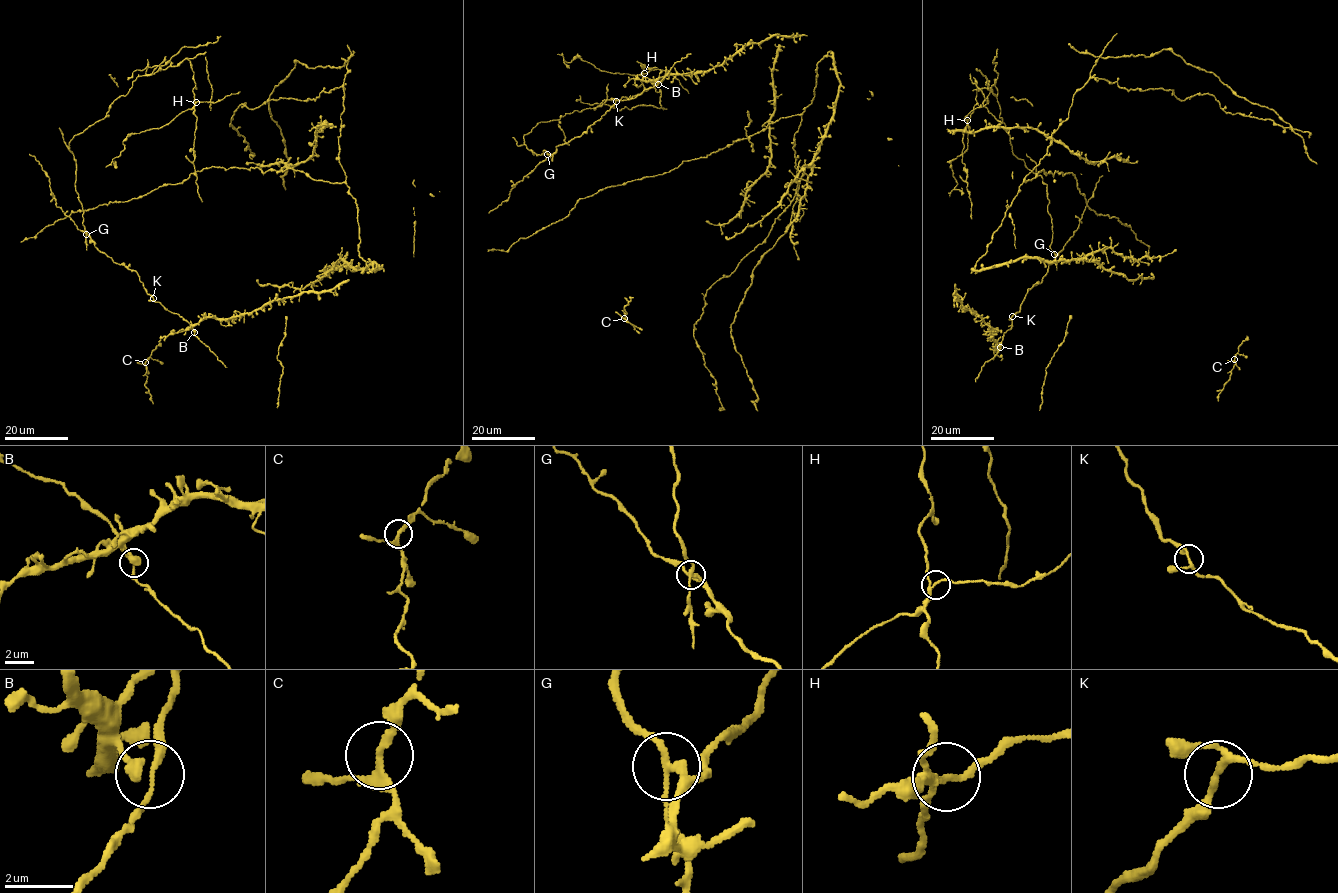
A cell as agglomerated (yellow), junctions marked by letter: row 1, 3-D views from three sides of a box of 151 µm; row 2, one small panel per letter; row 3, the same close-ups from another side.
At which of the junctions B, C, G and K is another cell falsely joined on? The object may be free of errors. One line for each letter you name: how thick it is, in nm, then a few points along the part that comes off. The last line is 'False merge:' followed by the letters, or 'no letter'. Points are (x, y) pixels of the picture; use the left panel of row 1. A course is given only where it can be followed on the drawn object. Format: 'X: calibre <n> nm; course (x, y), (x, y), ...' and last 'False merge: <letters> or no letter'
G: calibre 190 nm
False merge: G

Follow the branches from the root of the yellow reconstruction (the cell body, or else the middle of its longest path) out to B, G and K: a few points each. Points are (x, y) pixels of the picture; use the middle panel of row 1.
B: (715, 67), (693, 73), (667, 74), (655, 82), (658, 84)
G: (715, 67), (693, 73), (662, 76), (655, 82), (657, 85), (635, 97), (616, 100), (585, 132), (548, 154)
K: (715, 67), (693, 73), (667, 74), (655, 82), (657, 85), (635, 97), (616, 101)

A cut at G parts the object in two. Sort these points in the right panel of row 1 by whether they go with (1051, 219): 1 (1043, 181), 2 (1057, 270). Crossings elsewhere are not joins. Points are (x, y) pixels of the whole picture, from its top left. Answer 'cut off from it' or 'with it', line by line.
1: with it
2: with it

